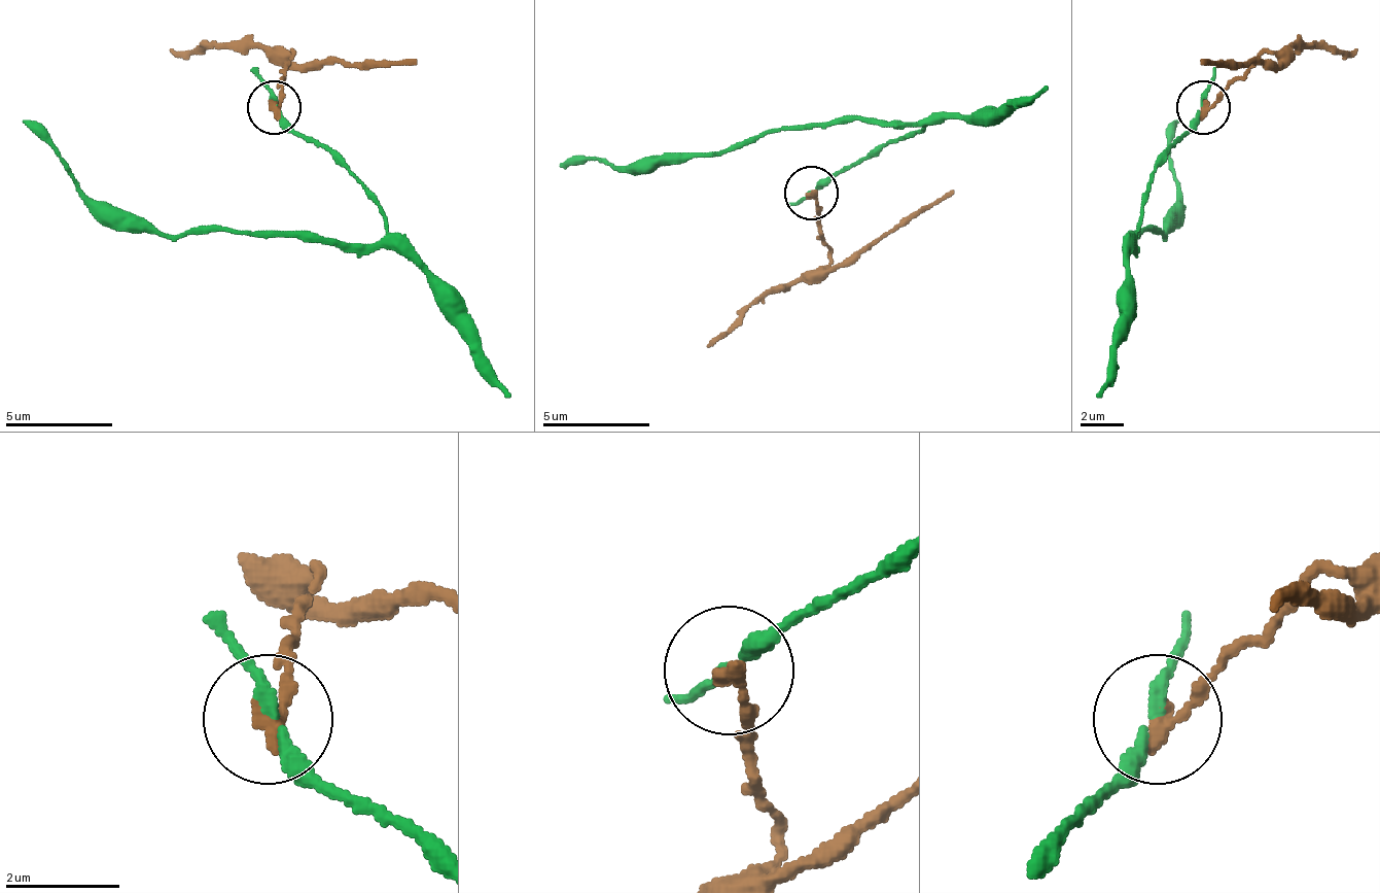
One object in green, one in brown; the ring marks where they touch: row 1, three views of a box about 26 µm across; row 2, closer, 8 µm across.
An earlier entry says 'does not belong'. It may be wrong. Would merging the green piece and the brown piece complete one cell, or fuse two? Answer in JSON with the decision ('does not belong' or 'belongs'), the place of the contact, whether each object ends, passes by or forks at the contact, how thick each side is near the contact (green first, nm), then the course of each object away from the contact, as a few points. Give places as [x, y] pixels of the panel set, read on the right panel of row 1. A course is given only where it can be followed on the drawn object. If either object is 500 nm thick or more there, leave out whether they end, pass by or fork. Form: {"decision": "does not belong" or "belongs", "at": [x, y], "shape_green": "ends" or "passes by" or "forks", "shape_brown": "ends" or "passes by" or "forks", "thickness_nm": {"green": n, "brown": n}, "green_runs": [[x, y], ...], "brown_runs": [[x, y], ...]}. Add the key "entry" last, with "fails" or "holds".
{"decision": "does not belong", "at": [1203, 107], "shape_green": "passes by", "shape_brown": "ends", "thickness_nm": {"green": 190, "brown": 320}, "green_runs": [[1205, 108], [1152, 178], [1135, 243], [1135, 232], [1162, 237], [1167, 232], [1178, 183], [1167, 130], [1178, 119]], "brown_runs": [[1205, 108], [1264, 55], [1280, 61], [1199, 61]], "entry": "holds"}

